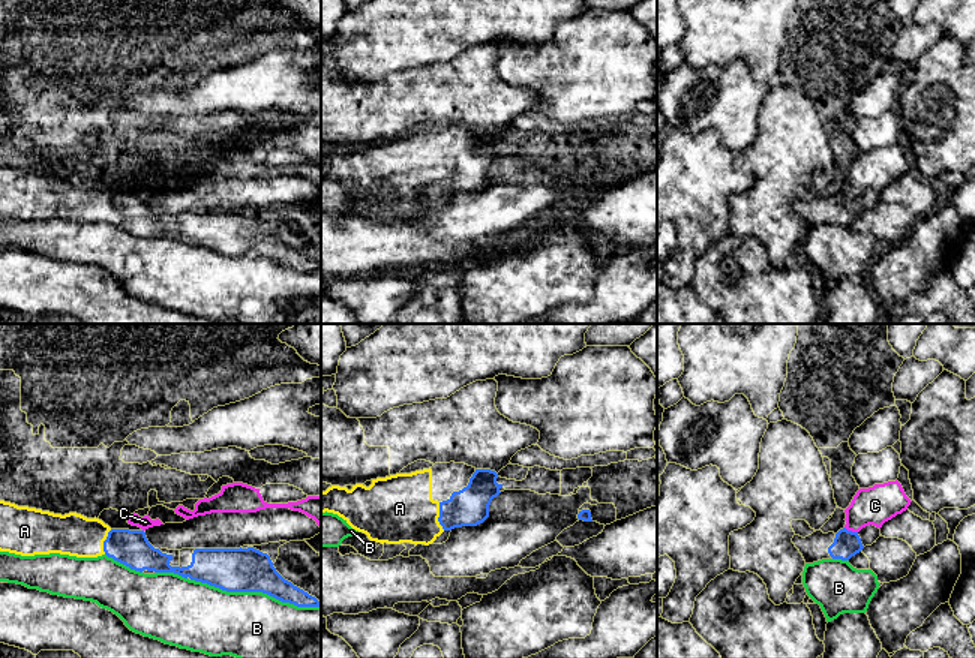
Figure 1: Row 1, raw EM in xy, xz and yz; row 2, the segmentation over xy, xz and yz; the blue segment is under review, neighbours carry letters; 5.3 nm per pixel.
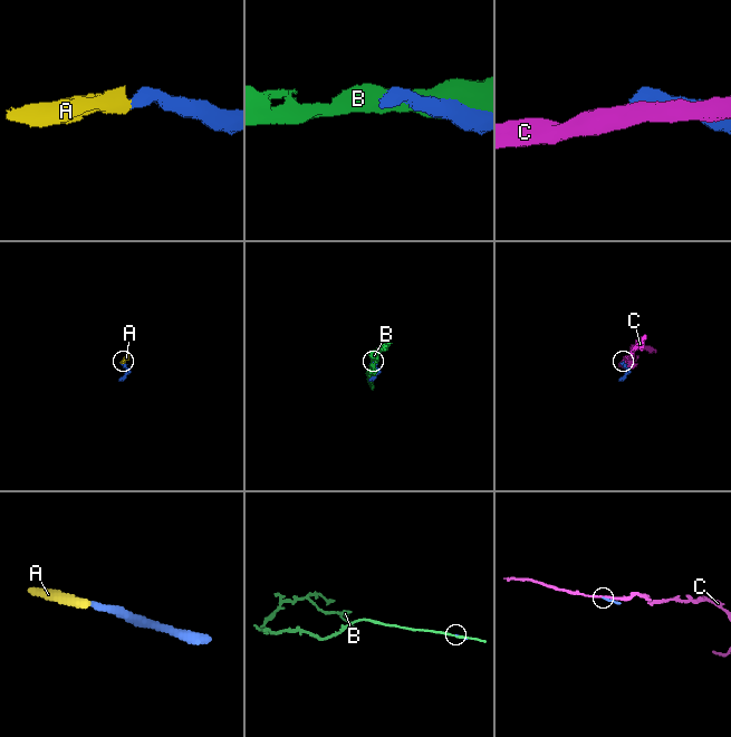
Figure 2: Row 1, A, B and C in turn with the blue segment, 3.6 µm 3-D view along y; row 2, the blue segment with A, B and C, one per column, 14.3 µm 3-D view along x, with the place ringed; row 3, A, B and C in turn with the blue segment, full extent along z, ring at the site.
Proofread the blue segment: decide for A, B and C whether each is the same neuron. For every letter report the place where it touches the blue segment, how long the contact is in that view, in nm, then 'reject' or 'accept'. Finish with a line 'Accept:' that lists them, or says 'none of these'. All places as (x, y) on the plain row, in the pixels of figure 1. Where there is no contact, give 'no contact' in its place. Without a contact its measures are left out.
A: meets blue in xz at (440, 180); contact 160 nm long; accept
B: meets blue in xy at (255, 255); contact 700 nm long; reject
C: meets blue in yz at (851, 195); contact 80 nm long; reject
Accept: A

